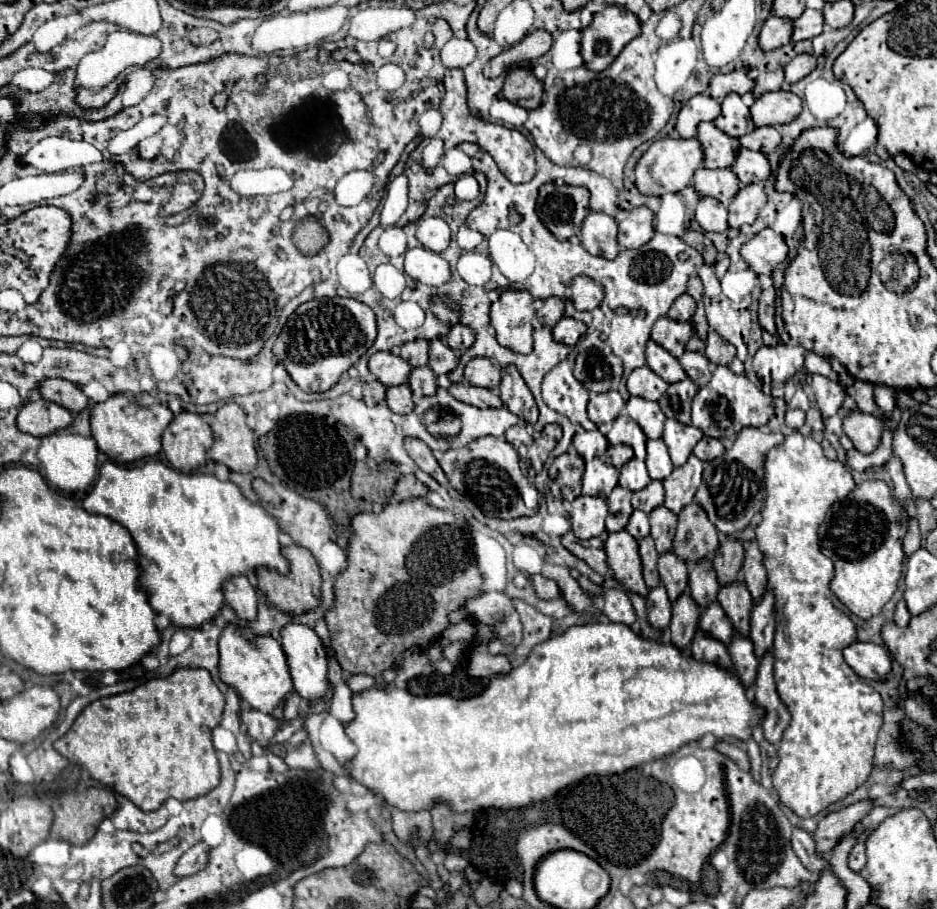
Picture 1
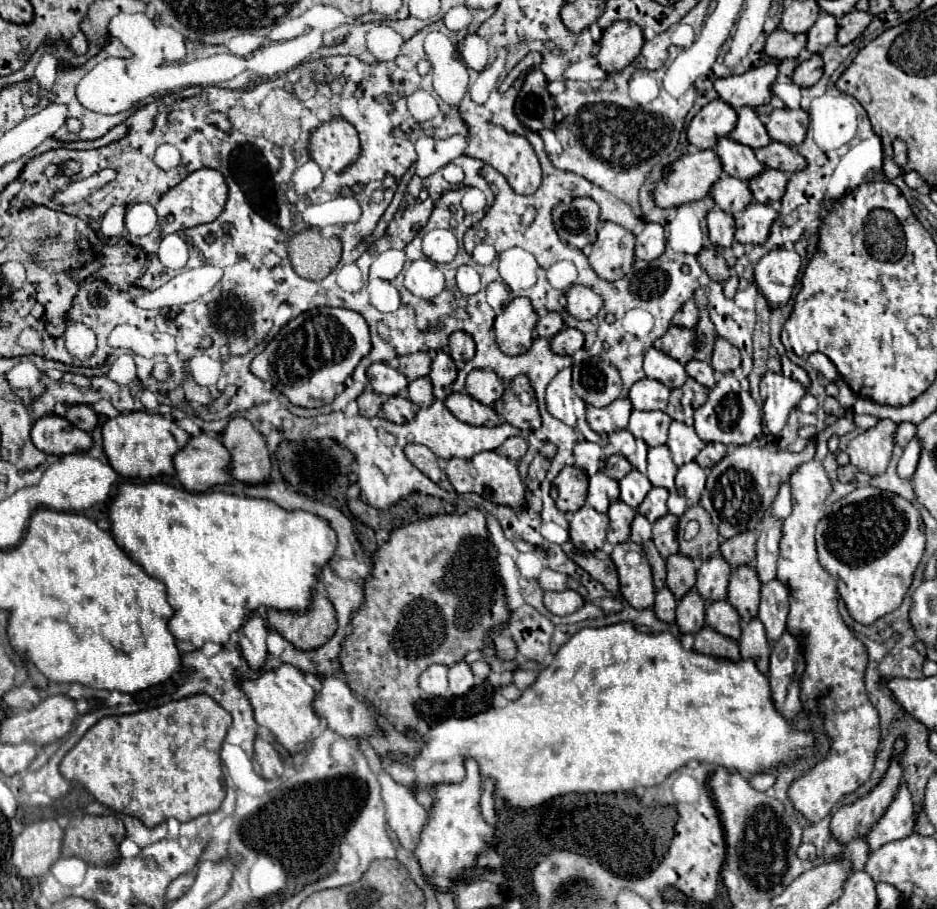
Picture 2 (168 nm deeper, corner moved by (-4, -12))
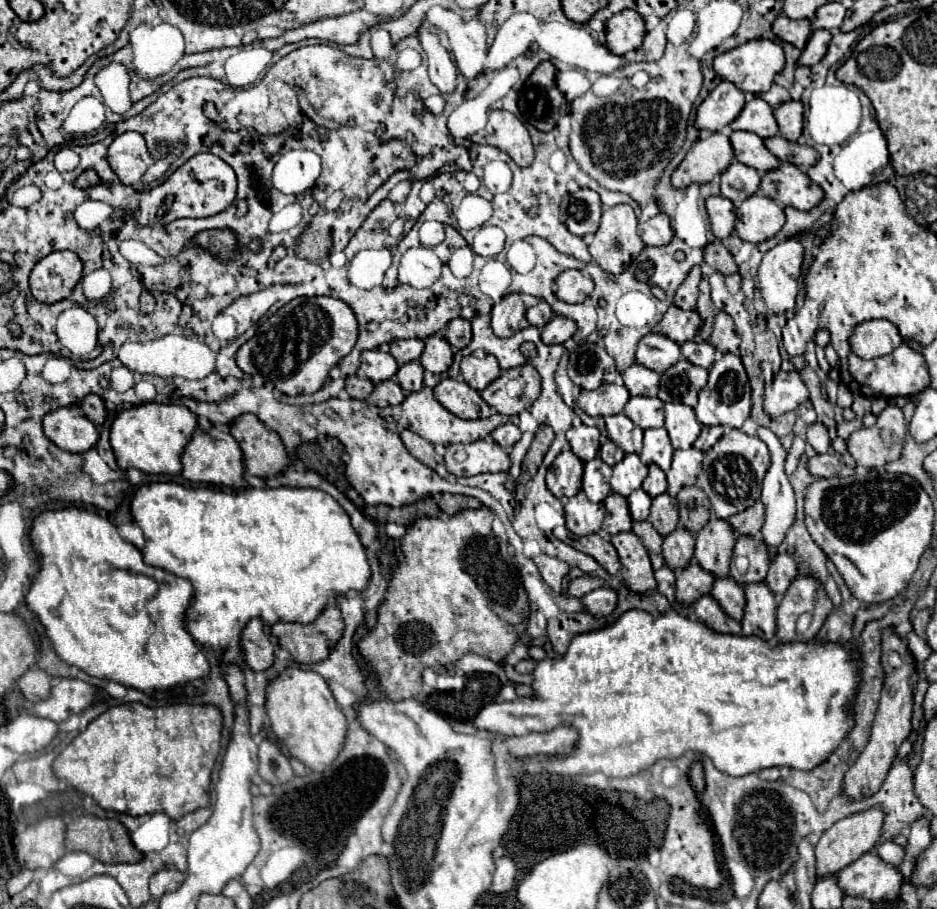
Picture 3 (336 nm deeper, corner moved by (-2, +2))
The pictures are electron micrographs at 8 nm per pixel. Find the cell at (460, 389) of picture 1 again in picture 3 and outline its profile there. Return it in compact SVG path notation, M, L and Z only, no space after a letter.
M445 378L433 388L433 396L437 402L447 408L451 414L463 418L463 420L477 420L477 418L489 418L493 410L483 402L477 390L473 390L467 382Z

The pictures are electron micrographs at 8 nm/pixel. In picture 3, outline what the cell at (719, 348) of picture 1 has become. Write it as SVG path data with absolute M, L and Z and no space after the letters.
M717 312L715 324L713 324L713 334L711 334L709 342L723 354L725 352L731 352L731 354L739 352L739 336L735 332L735 324L729 314Z

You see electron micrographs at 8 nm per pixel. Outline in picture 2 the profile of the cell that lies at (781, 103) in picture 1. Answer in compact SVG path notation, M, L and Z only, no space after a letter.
M781 108L773 110L769 114L769 122L765 124L771 140L783 142L783 144L801 144L809 126L809 114L805 110L791 110L791 108Z

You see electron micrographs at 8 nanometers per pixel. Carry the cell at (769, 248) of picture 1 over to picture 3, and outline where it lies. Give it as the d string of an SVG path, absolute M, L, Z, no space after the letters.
M789 238L771 248L759 266L757 288L769 314L783 314L795 308L805 248L797 238Z

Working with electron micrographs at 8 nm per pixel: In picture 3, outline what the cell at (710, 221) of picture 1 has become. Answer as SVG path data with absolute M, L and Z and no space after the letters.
M713 196L713 198L707 198L705 206L707 206L709 222L711 222L711 232L715 234L715 238L719 240L727 238L735 228L733 202L723 196Z

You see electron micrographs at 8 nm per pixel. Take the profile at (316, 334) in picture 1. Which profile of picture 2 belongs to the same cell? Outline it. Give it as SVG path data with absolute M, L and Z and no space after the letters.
M315 308L299 314L251 362L251 372L283 392L291 404L319 408L331 404L345 378L371 350L371 334L359 312L345 308Z

